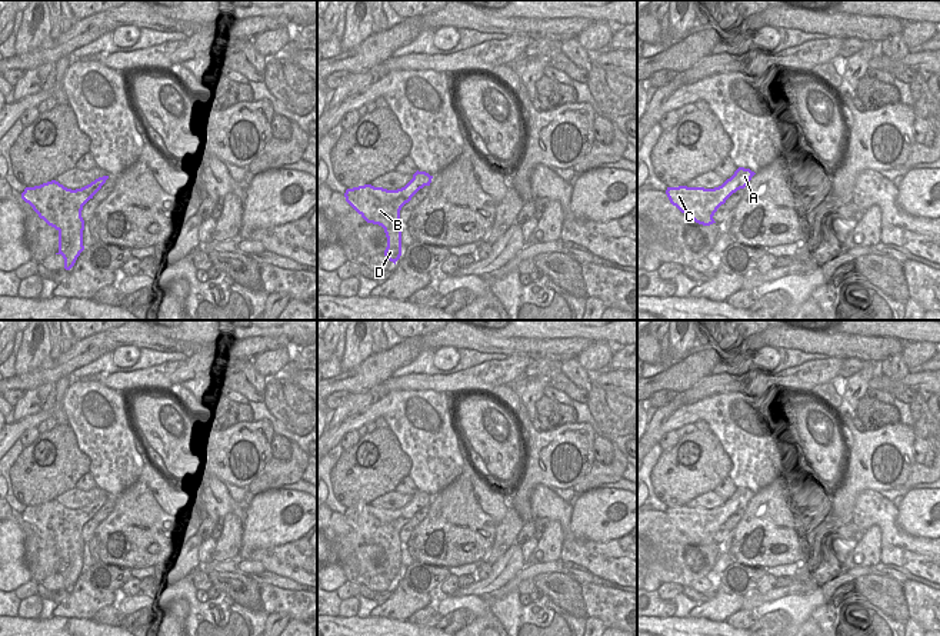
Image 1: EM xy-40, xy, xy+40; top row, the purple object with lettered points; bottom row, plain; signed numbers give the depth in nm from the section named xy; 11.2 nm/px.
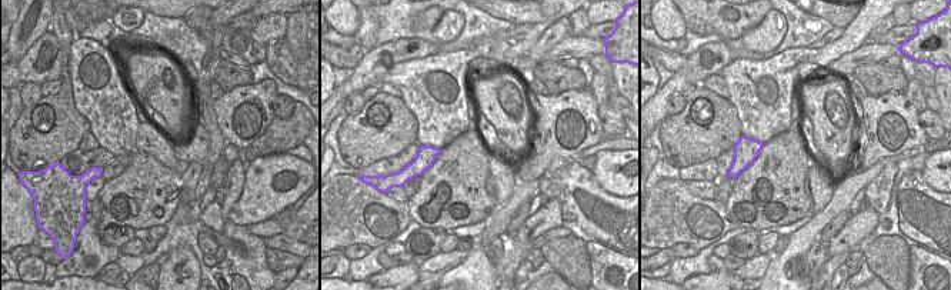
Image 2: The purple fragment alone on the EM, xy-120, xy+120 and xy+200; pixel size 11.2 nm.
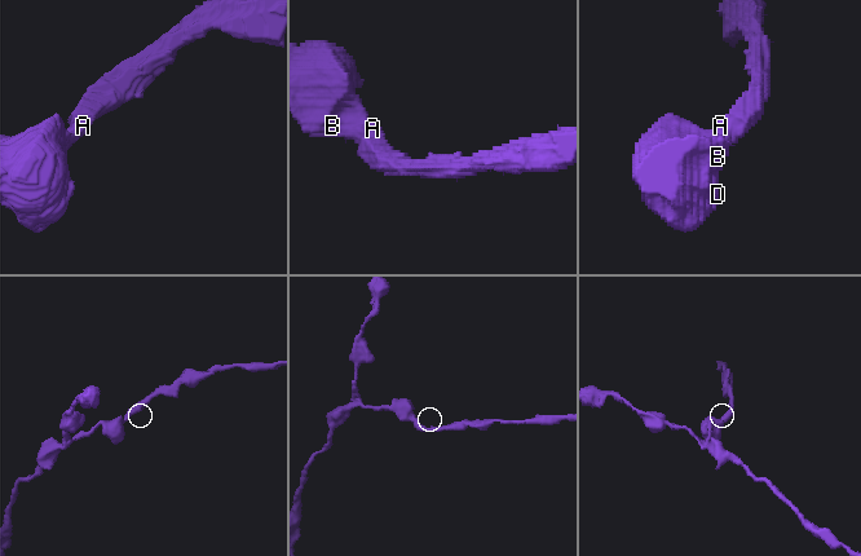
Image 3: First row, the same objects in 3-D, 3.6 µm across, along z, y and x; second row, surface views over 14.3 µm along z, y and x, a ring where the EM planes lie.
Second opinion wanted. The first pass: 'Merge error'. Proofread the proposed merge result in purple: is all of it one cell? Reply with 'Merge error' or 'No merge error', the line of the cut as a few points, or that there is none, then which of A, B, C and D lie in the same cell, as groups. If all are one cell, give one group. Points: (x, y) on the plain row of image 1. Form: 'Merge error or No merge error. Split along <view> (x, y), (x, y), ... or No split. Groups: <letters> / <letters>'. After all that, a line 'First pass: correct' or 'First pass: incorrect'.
No merge error. No split. Groups: A B C D
First pass: incorrect

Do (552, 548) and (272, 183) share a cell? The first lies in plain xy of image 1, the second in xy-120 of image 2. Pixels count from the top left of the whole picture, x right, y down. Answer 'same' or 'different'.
different

